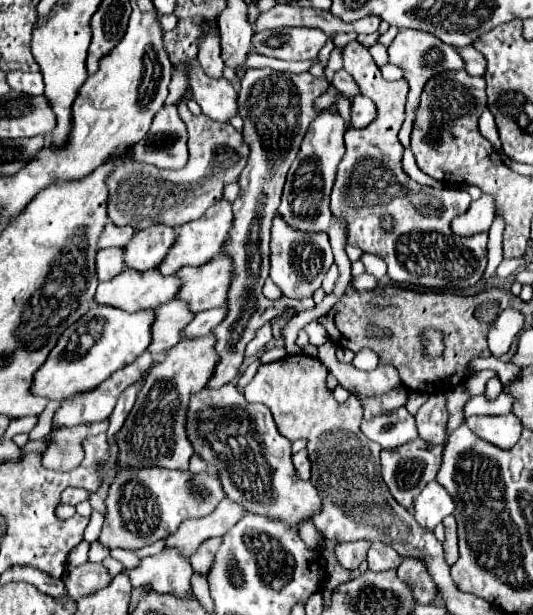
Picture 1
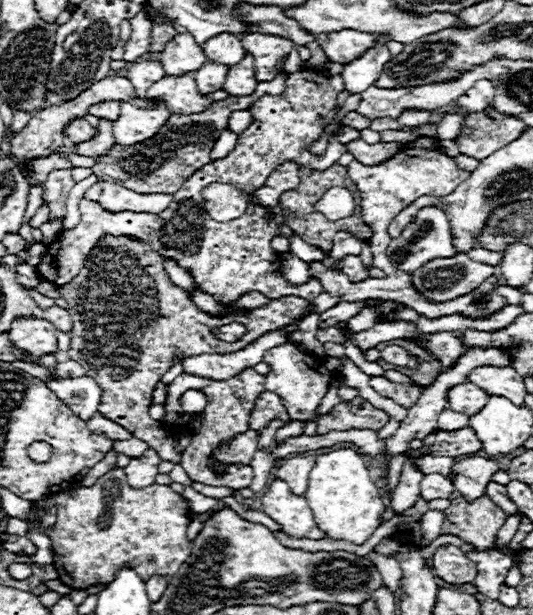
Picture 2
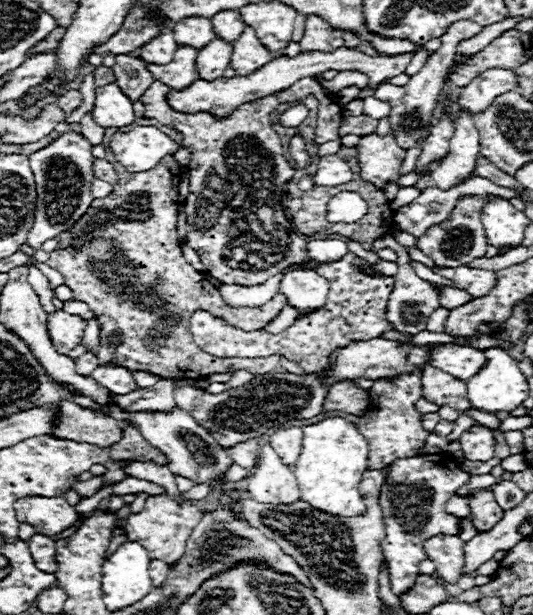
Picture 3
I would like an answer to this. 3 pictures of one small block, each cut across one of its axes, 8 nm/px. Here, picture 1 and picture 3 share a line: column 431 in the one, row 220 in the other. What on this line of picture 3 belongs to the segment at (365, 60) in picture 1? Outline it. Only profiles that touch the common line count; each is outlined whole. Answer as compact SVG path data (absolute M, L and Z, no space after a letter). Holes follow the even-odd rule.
M302 78L294 86L246 102L224 118L214 118L208 112L182 114L168 106L166 92L170 88L162 82L154 82L150 90L140 98L146 106L144 116L154 118L184 134L182 146L192 148L190 168L190 194L184 202L188 218L186 244L198 252L202 264L212 278L224 284L262 284L282 268L302 264L306 260L306 240L302 240L286 218L282 196L284 186L294 176L288 160L282 156L280 136L272 130L270 114L282 102L298 102L300 98L314 96L320 102L318 125L312 142L316 145L340 138L338 126L342 120L342 108L326 90L312 78ZM242 246L242 262L230 258L230 248Z

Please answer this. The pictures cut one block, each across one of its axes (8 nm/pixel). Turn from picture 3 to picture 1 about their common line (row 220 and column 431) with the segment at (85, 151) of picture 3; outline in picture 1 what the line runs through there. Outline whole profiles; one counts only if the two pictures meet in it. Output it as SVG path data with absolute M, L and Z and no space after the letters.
M400 30L398 36L394 38L394 42L390 44L388 48L388 54L390 54L390 64L396 64L400 68L404 68L406 72L406 80L410 84L410 94L408 94L408 102L406 102L406 117L398 138L404 147L410 147L410 135L414 124L414 112L416 112L416 106L418 106L418 98L422 94L422 86L436 74L444 72L444 70L462 70L464 62L460 58L460 54L450 46L450 44L444 44L442 40L438 40L434 34L428 34L428 32L420 32L420 30Z

